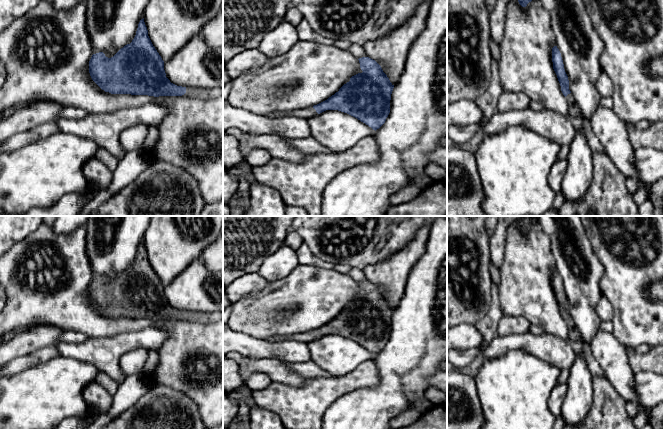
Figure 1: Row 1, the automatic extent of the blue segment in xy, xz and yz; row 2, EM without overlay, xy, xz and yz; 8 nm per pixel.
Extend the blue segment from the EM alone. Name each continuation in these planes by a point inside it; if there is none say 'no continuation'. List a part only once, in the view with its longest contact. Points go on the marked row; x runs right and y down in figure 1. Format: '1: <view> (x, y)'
1: xy (195, 93)
2: xz (306, 113)

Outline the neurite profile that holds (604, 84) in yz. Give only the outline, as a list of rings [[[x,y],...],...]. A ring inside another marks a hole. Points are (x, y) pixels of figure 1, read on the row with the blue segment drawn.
[[[603,71],[596,82],[596,87],[601,97],[612,97],[614,94],[614,84],[611,78]]]

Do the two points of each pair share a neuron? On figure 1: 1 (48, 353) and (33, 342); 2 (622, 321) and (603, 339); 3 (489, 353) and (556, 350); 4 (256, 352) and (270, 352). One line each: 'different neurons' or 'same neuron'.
1: different neurons
2: different neurons
3: same neuron
4: same neuron

